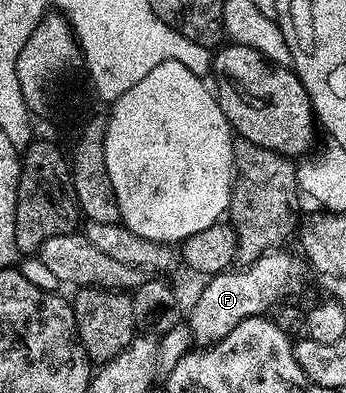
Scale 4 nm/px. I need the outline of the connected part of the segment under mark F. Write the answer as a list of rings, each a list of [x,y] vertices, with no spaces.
[[[286,251],[265,252],[256,262],[221,272],[219,276],[211,276],[203,283],[206,285],[188,317],[195,345],[215,344],[220,338],[232,334],[232,330],[236,330],[240,322],[269,313],[275,306],[281,305],[289,297],[286,295],[290,291],[301,286],[303,257],[293,256]]]

